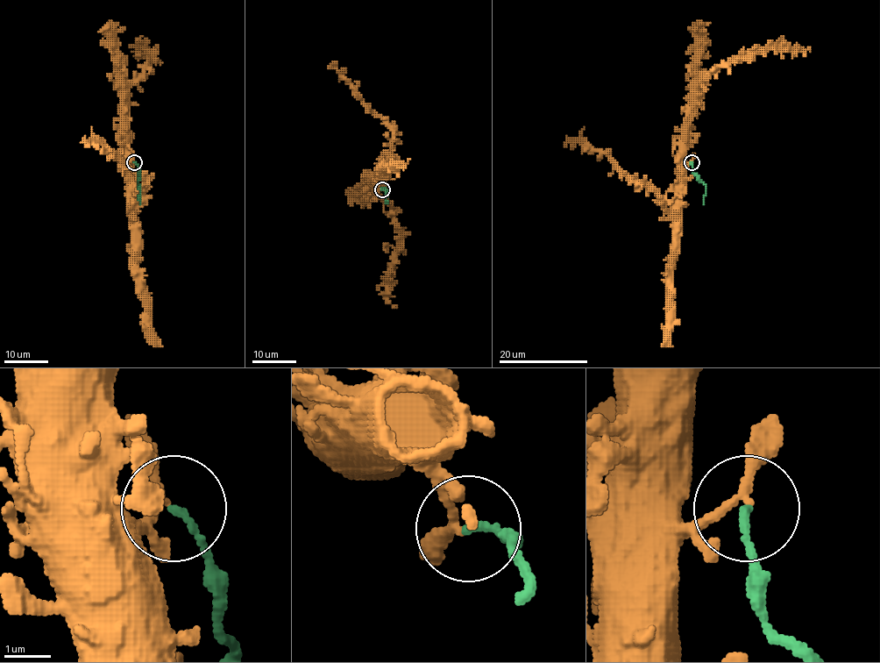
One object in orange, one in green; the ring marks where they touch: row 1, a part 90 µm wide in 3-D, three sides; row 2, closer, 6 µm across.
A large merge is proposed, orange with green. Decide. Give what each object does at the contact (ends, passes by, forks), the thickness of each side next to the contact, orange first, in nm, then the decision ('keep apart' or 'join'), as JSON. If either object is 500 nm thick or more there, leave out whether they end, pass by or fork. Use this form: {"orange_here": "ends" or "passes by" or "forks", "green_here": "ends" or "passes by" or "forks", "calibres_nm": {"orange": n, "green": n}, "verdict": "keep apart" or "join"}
{"orange_here": "passes by", "green_here": "ends", "calibres_nm": {"orange": 170, "green": 160}, "verdict": "keep apart"}

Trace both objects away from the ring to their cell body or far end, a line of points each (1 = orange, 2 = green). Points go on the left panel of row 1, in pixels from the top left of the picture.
1: (134, 161), (127, 160), (127, 89), (151, 63), (151, 58), (144, 50), (140, 51), (148, 47)
2: (134, 161), (139, 179), (138, 185), (139, 205)

